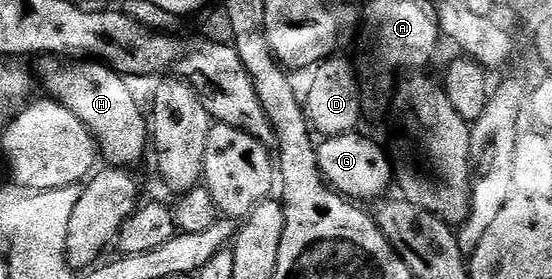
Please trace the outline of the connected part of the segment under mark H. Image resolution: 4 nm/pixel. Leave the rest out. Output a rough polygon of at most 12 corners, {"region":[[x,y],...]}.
{"region":[[41,57],[36,74],[97,140],[136,168],[150,124],[126,76],[100,61]]}

